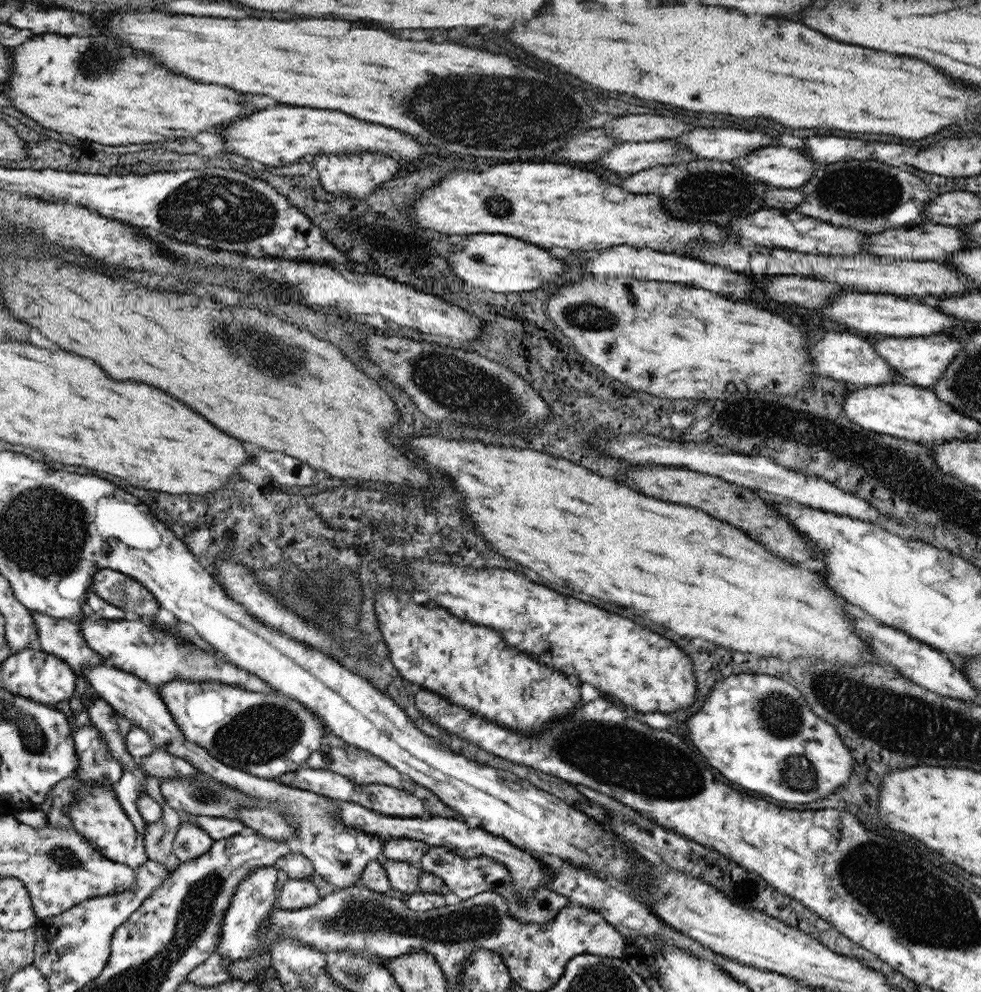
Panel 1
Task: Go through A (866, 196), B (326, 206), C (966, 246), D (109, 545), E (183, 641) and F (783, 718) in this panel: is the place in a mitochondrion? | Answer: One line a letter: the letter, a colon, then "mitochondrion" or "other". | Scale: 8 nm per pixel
A: mitochondrion
B: other
C: other
D: mitochondrion
E: other
F: mitochondrion

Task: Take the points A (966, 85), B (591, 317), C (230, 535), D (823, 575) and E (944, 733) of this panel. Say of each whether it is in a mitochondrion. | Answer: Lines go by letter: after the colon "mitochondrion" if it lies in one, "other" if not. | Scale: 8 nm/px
A: other
B: mitochondrion
C: other
D: other
E: mitochondrion

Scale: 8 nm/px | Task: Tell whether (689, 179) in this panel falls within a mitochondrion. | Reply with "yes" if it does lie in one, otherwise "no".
yes

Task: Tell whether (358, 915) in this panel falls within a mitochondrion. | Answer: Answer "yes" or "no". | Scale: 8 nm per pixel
yes

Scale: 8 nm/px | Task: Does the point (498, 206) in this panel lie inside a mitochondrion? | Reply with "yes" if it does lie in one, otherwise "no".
yes

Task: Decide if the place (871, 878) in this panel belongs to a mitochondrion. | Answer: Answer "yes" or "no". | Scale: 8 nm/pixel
yes

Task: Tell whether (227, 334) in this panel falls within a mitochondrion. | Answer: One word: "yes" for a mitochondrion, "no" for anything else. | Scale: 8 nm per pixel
yes

